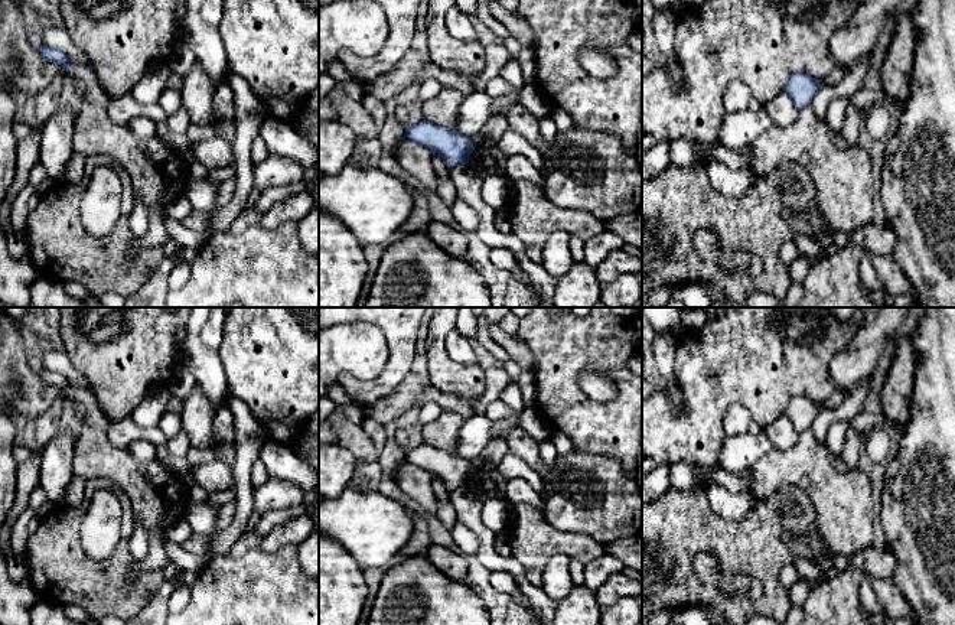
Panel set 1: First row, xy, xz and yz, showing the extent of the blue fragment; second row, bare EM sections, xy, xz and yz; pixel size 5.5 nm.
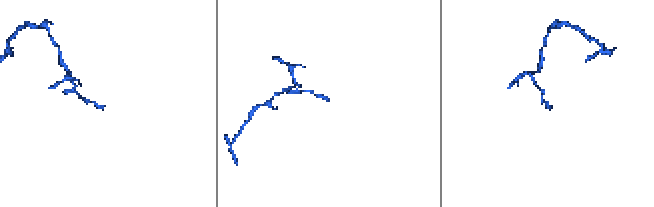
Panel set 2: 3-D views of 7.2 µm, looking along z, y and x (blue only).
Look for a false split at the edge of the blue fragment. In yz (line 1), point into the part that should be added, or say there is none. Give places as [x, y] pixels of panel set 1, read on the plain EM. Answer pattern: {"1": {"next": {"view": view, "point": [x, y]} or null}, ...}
{"1": {"next": null}}

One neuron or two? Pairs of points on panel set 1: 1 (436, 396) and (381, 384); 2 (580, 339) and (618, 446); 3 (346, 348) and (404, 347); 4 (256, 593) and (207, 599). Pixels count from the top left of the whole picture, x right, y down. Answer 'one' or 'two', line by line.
1: two
2: one
3: two
4: one

